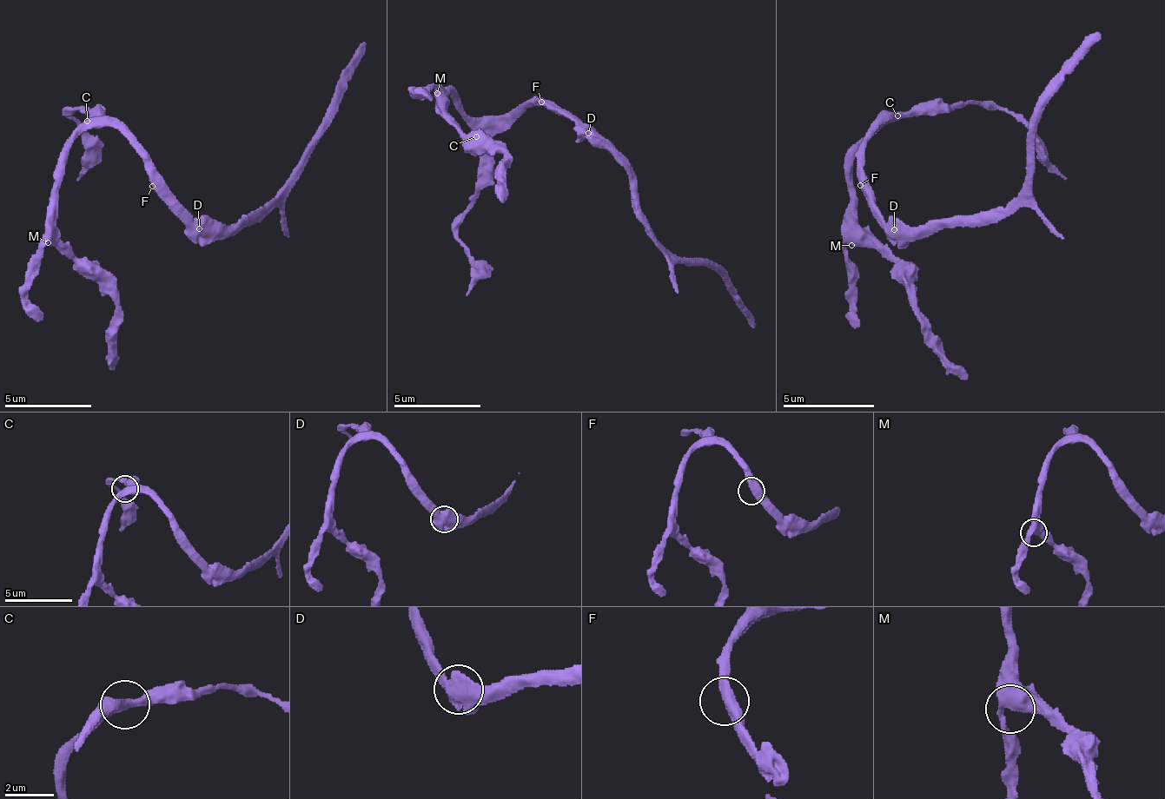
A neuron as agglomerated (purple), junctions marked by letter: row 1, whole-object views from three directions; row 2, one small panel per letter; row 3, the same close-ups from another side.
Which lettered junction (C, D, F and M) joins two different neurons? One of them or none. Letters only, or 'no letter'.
D

